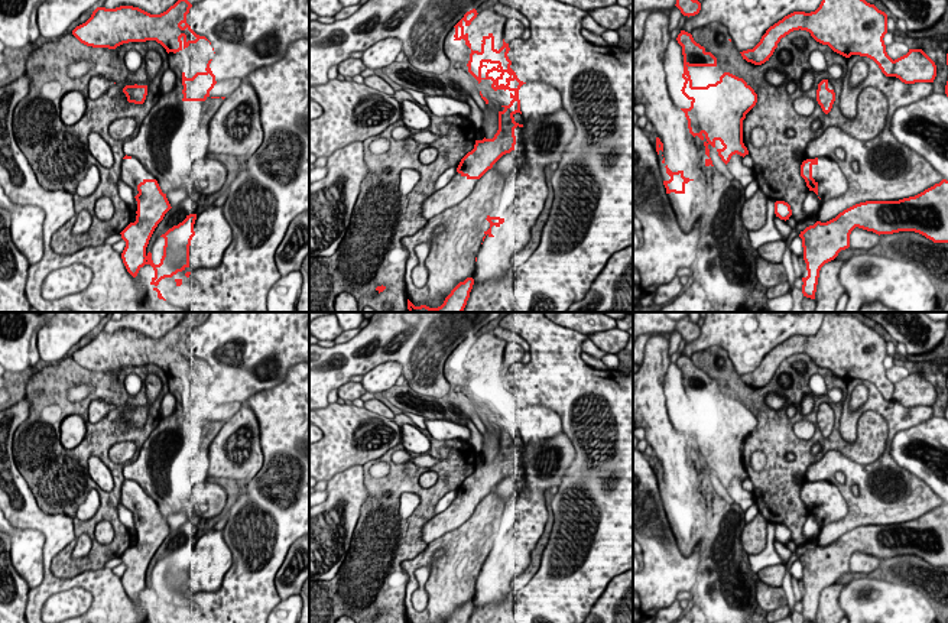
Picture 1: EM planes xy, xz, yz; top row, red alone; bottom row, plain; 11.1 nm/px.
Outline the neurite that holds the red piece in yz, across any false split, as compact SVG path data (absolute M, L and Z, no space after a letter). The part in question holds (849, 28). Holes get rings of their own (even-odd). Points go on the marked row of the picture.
M822 0L815 12L793 12L770 26L753 49L740 53L747 62L762 65L773 55L782 38L799 29L845 58L860 55L873 59L886 77L896 77L905 84L934 82L936 77L935 62L922 49L909 49L895 61L887 55L883 40L887 33L887 14L866 0Z

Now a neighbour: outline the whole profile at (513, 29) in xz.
M516 17L507 19L504 25L504 42L510 43L513 39L522 38L525 27Z

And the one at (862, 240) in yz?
M856 227L850 234L850 249L858 252L869 252L870 249L879 246L879 243L880 243L880 237L873 231L867 231Z

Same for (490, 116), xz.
M486 104L483 111L483 126L481 130L484 132L486 139L493 139L499 130L499 111L494 106Z

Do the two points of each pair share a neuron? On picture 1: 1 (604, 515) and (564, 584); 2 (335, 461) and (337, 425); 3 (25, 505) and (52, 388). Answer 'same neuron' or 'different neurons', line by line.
1: same neuron
2: same neuron
3: different neurons

